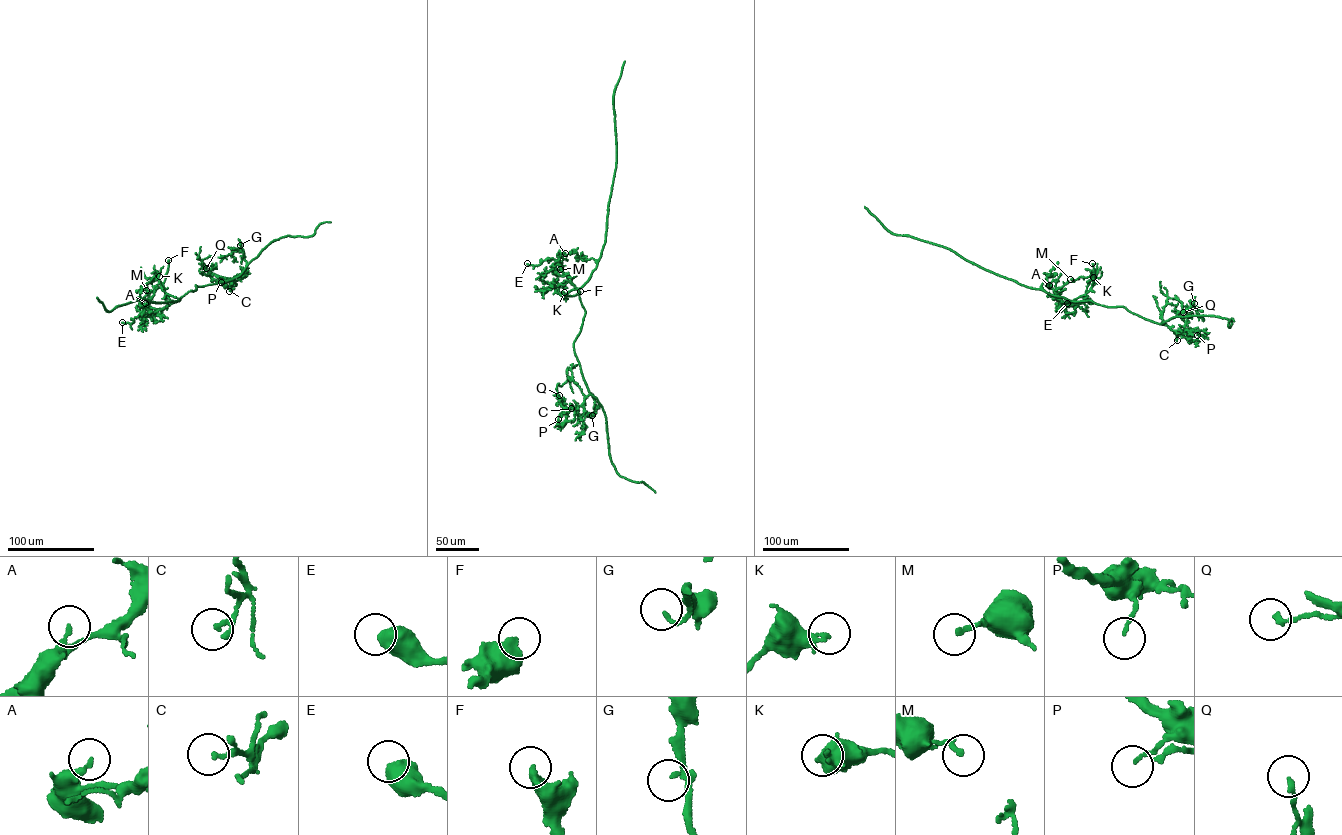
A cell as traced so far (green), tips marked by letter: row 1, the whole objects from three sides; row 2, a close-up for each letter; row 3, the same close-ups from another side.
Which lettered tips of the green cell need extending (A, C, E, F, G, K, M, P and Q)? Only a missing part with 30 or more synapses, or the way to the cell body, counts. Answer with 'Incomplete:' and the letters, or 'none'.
Incomplete: none

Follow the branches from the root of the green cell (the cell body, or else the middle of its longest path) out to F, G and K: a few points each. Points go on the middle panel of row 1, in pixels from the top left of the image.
F: (580, 298), (577, 289), (564, 295), (580, 291)
G: (580, 298), (585, 314), (573, 346), (589, 393), (599, 404), (592, 415)
K: (580, 298), (577, 289), (565, 295), (560, 294), (564, 292)

